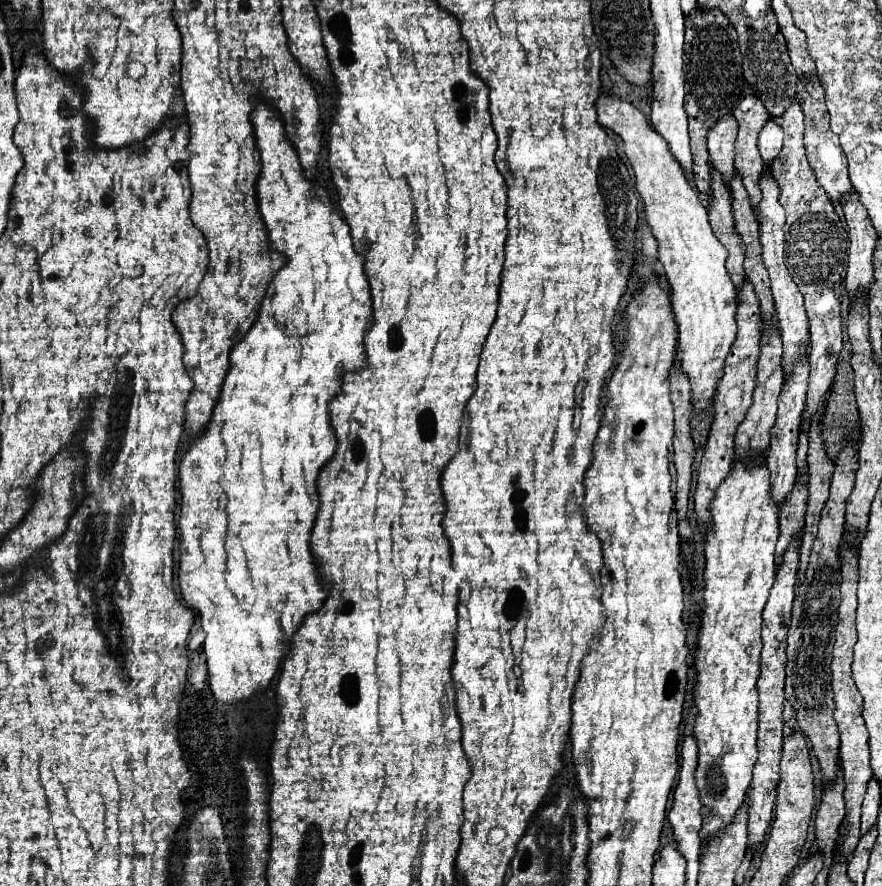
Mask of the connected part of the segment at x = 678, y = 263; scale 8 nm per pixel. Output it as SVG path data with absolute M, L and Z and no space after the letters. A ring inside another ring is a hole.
M610 93L598 95L596 109L598 123L622 139L624 153L634 169L636 189L644 201L646 223L658 241L658 261L664 265L672 287L672 307L680 327L678 357L682 371L690 379L692 405L696 413L708 413L718 381L722 379L724 359L736 339L736 287L724 267L728 251L714 237L708 211L686 181L674 155L670 155L668 143L648 125L646 117L632 103Z

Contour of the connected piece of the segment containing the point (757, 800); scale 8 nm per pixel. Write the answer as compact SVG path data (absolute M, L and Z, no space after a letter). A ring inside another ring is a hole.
M792 539L790 547L784 553L784 559L776 571L776 581L770 589L768 603L764 607L762 621L762 673L758 679L760 693L760 723L758 723L758 761L754 765L754 779L750 785L750 847L758 851L764 841L764 833L772 819L772 807L776 803L776 787L780 781L778 765L782 757L782 711L784 711L784 675L786 675L786 633L790 627L790 609L794 601L794 587L798 579L798 547L800 539Z

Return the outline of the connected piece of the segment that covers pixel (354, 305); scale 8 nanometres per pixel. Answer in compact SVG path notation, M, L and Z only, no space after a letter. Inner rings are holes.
M256 101L256 107L252 111L252 123L254 123L254 133L256 133L256 145L262 155L262 173L260 173L260 179L256 185L260 213L266 223L266 229L268 229L272 249L284 253L288 257L288 261L270 281L266 297L260 307L258 321L250 327L246 337L232 349L230 369L224 379L222 393L214 407L212 419L210 419L204 435L196 437L190 443L188 451L182 457L182 465L180 465L182 509L180 509L178 527L180 527L182 537L180 537L178 581L180 581L182 599L188 603L188 607L198 611L202 629L206 631L204 653L208 659L208 685L210 685L214 697L222 703L240 703L240 701L250 699L254 693L262 691L268 685L268 681L272 681L272 677L276 675L280 661L290 653L292 635L304 623L304 617L320 611L322 601L326 601L326 597L328 597L328 591L322 585L322 579L318 573L318 563L310 551L310 533L312 533L314 519L316 519L316 513L320 507L316 479L320 475L320 469L334 457L334 451L336 451L336 433L330 425L328 403L342 391L342 379L346 373L366 367L364 335L372 323L372 299L370 299L368 279L364 275L364 259L362 259L362 255L358 255L352 249L350 227L344 223L340 213L332 207L332 203L328 199L328 191L322 187L322 183L312 183L310 179L304 177L304 169L298 163L298 155L296 155L294 147L290 145L290 141L284 135L284 125L280 123L280 117L274 111L270 111L270 107L264 101L262 103Z

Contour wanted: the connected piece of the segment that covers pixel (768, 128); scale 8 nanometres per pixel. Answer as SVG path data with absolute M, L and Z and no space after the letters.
M772 119L762 127L760 131L760 139L758 139L758 149L760 149L760 157L764 159L764 163L772 163L772 159L780 153L782 149L782 127L778 123L774 123Z

